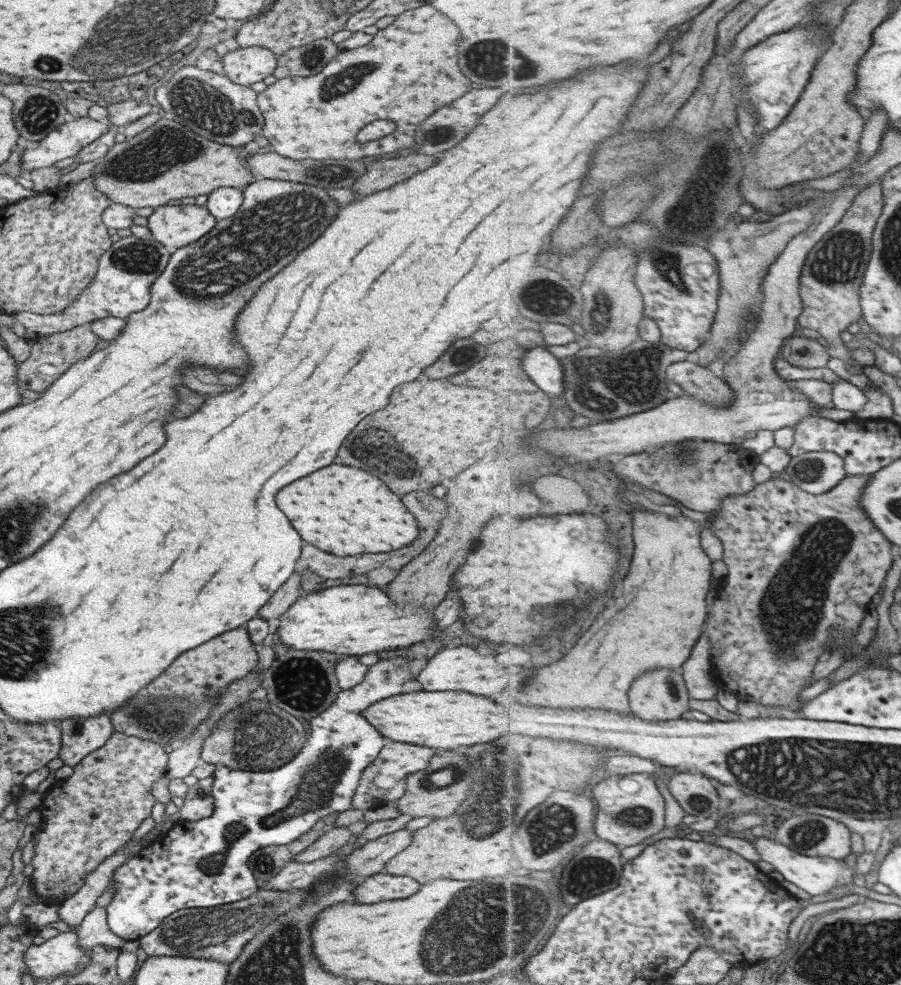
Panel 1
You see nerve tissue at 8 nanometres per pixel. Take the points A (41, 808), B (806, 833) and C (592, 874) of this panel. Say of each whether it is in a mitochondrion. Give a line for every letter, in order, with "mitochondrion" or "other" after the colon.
A: other
B: mitochondrion
C: mitochondrion

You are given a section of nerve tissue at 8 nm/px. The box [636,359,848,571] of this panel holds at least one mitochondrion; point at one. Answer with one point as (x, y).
(810, 470)

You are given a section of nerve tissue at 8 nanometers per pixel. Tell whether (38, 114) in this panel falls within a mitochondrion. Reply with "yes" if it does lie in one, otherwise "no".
yes

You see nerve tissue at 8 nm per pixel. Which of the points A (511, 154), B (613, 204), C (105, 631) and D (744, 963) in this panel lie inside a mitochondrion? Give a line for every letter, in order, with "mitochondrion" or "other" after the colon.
A: other
B: other
C: other
D: other

